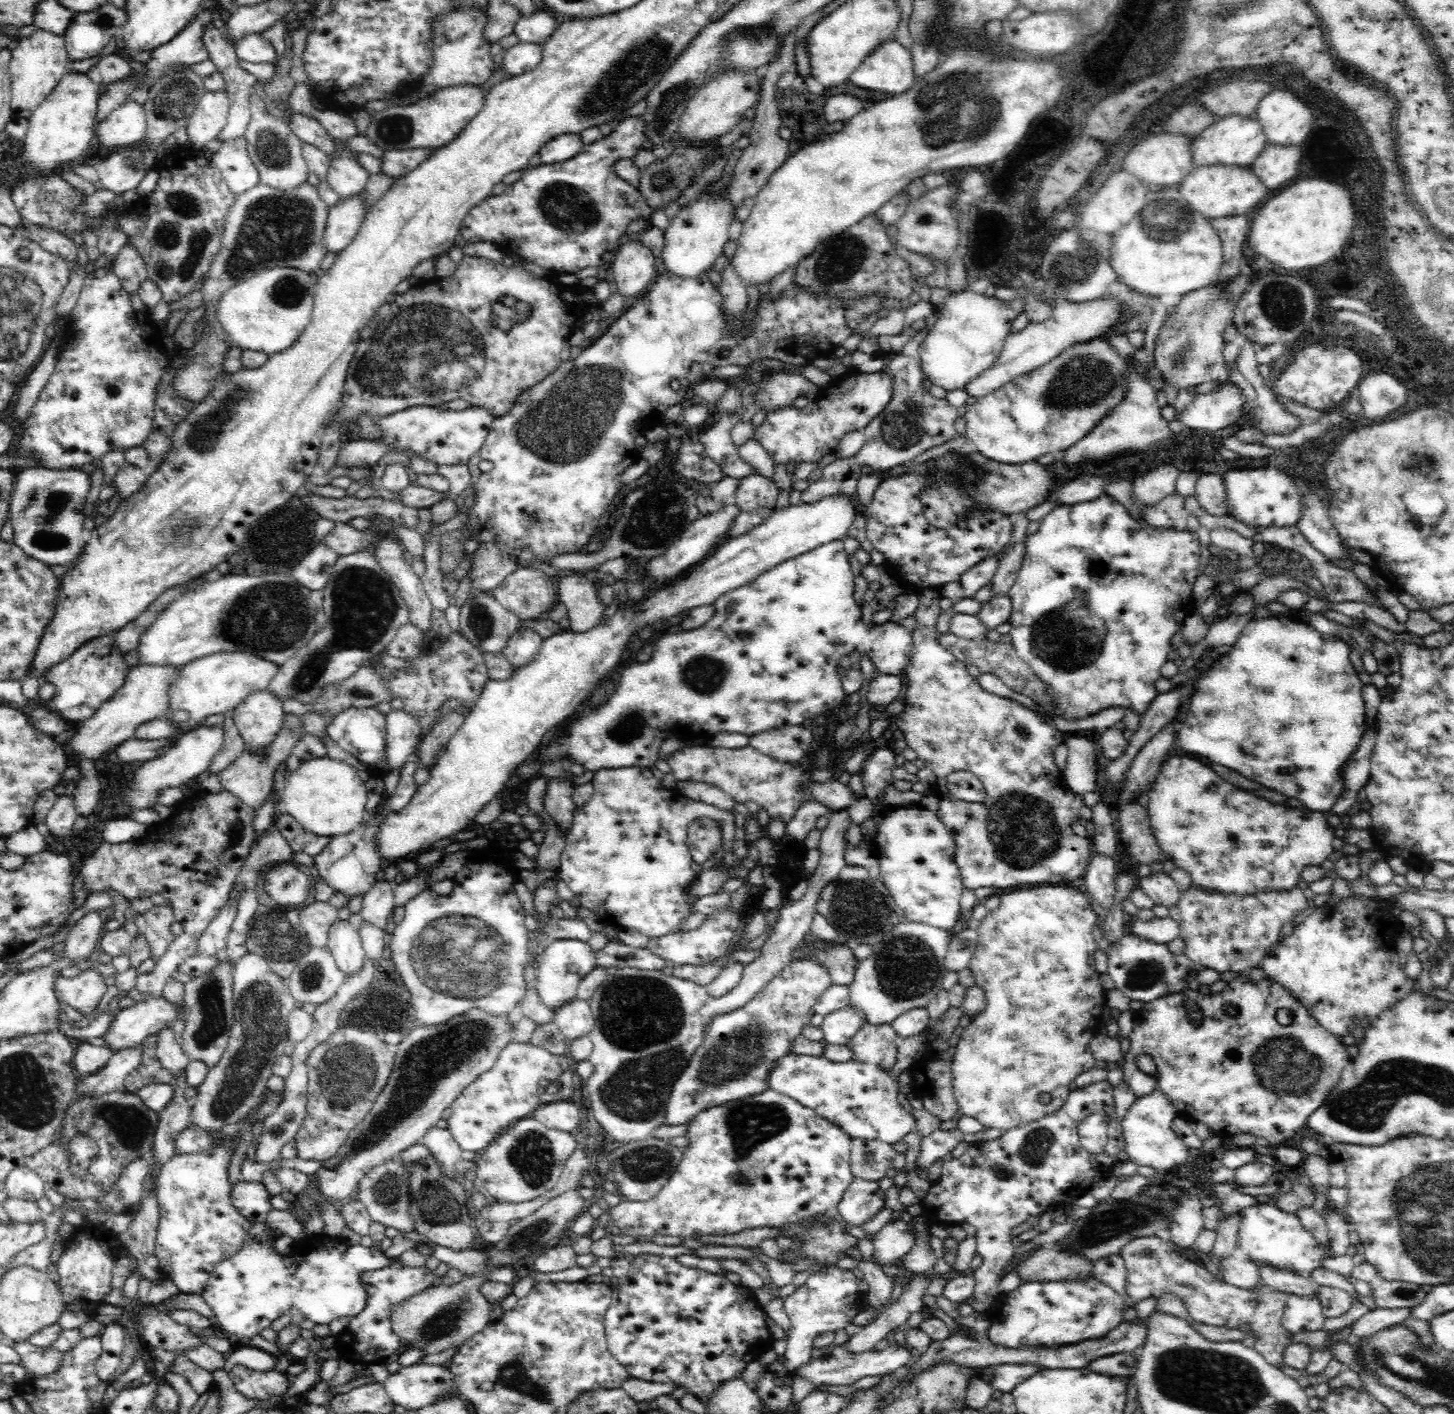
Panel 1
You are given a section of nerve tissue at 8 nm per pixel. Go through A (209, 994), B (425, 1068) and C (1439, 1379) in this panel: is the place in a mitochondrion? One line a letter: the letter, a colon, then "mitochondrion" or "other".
A: mitochondrion
B: mitochondrion
C: mitochondrion

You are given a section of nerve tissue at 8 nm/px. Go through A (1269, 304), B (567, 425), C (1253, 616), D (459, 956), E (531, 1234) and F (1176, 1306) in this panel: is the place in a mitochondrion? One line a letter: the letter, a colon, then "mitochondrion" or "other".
A: mitochondrion
B: mitochondrion
C: other
D: mitochondrion
E: mitochondrion
F: other

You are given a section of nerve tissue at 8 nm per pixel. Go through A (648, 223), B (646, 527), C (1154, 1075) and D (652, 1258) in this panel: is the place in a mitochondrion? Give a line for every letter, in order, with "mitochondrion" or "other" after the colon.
A: other
B: mitochondrion
C: other
D: other

